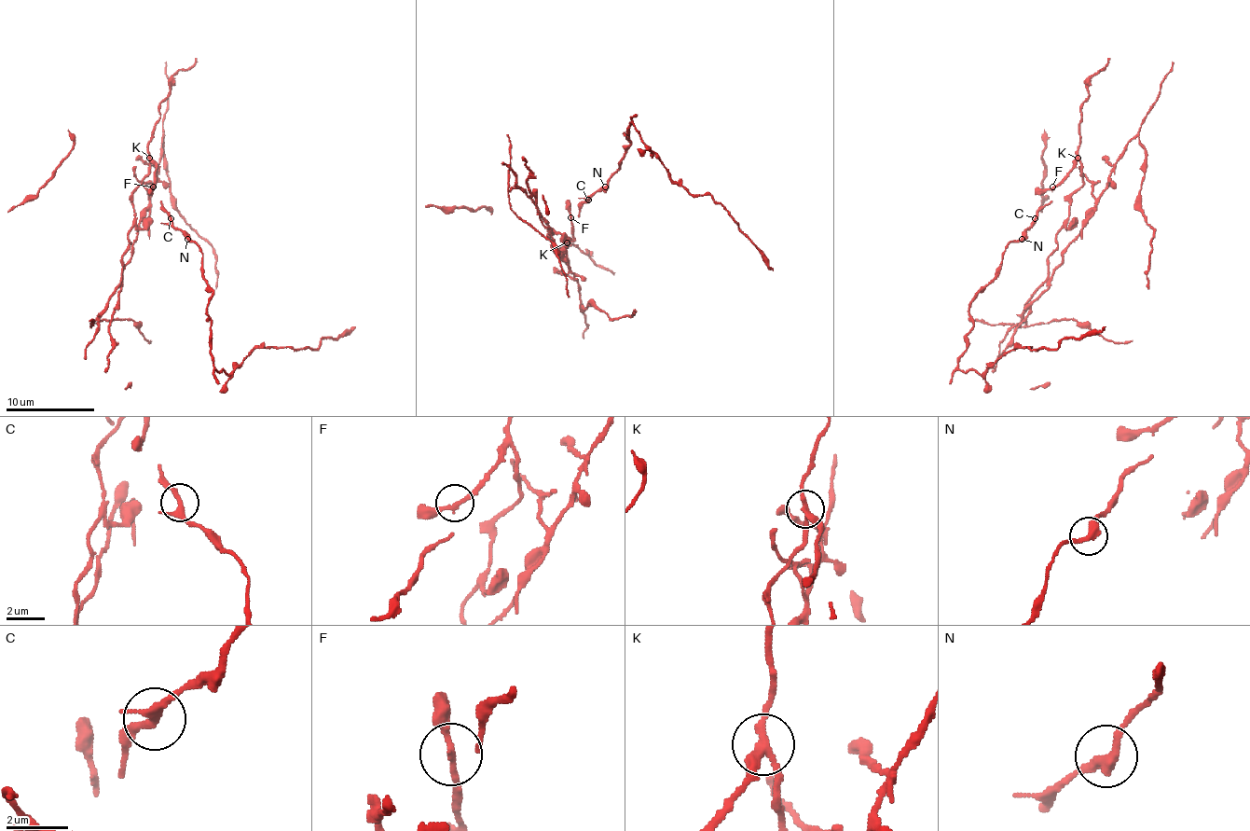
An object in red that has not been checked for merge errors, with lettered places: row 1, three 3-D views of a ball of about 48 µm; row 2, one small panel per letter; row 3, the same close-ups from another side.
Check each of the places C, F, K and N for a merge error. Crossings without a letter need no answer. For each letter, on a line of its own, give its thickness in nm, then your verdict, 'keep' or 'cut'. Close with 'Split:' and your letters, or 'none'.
C: calibre 240 nm; keep
F: calibre 200 nm; keep
K: calibre 260 nm; cut
N: calibre 360 nm; keep
Split: K

